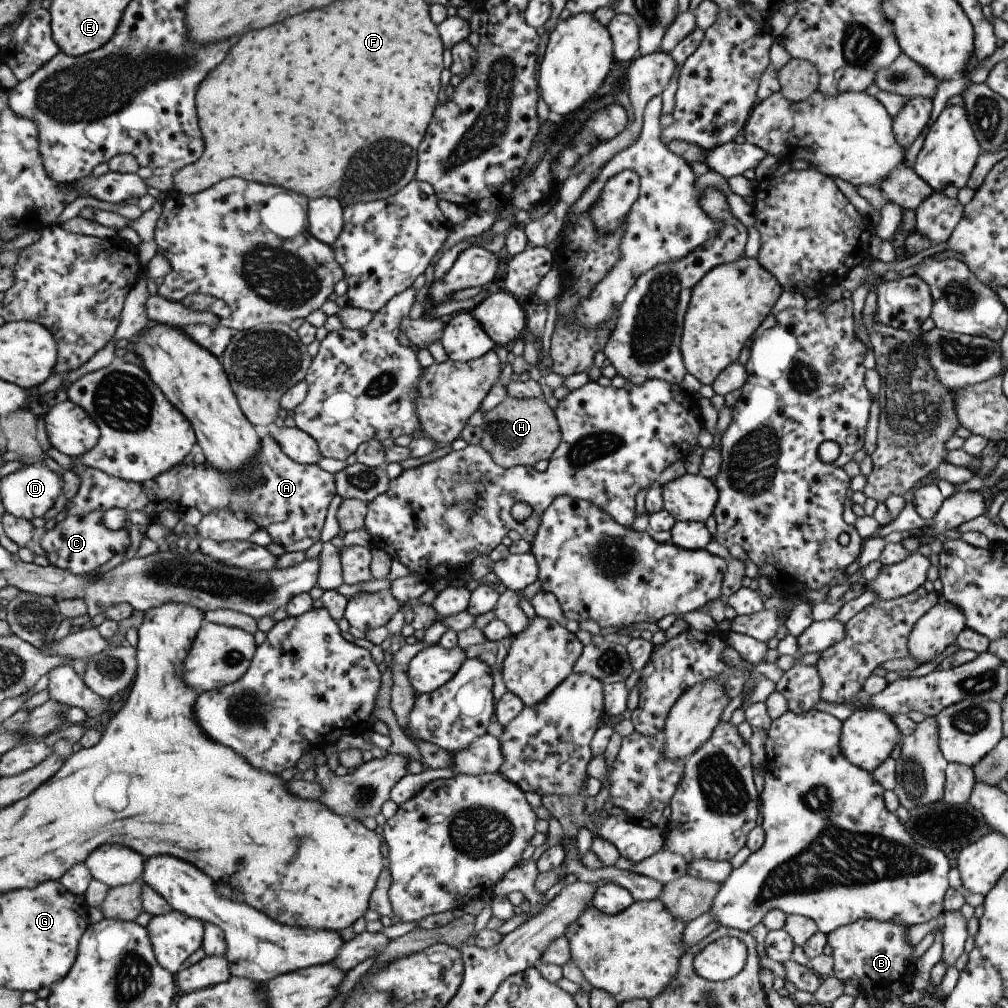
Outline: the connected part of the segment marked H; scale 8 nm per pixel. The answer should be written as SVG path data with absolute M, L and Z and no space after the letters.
M505 397L495 408L482 414L482 435L479 444L500 467L532 466L539 460L548 460L560 441L560 428L553 411L543 399L516 399Z

